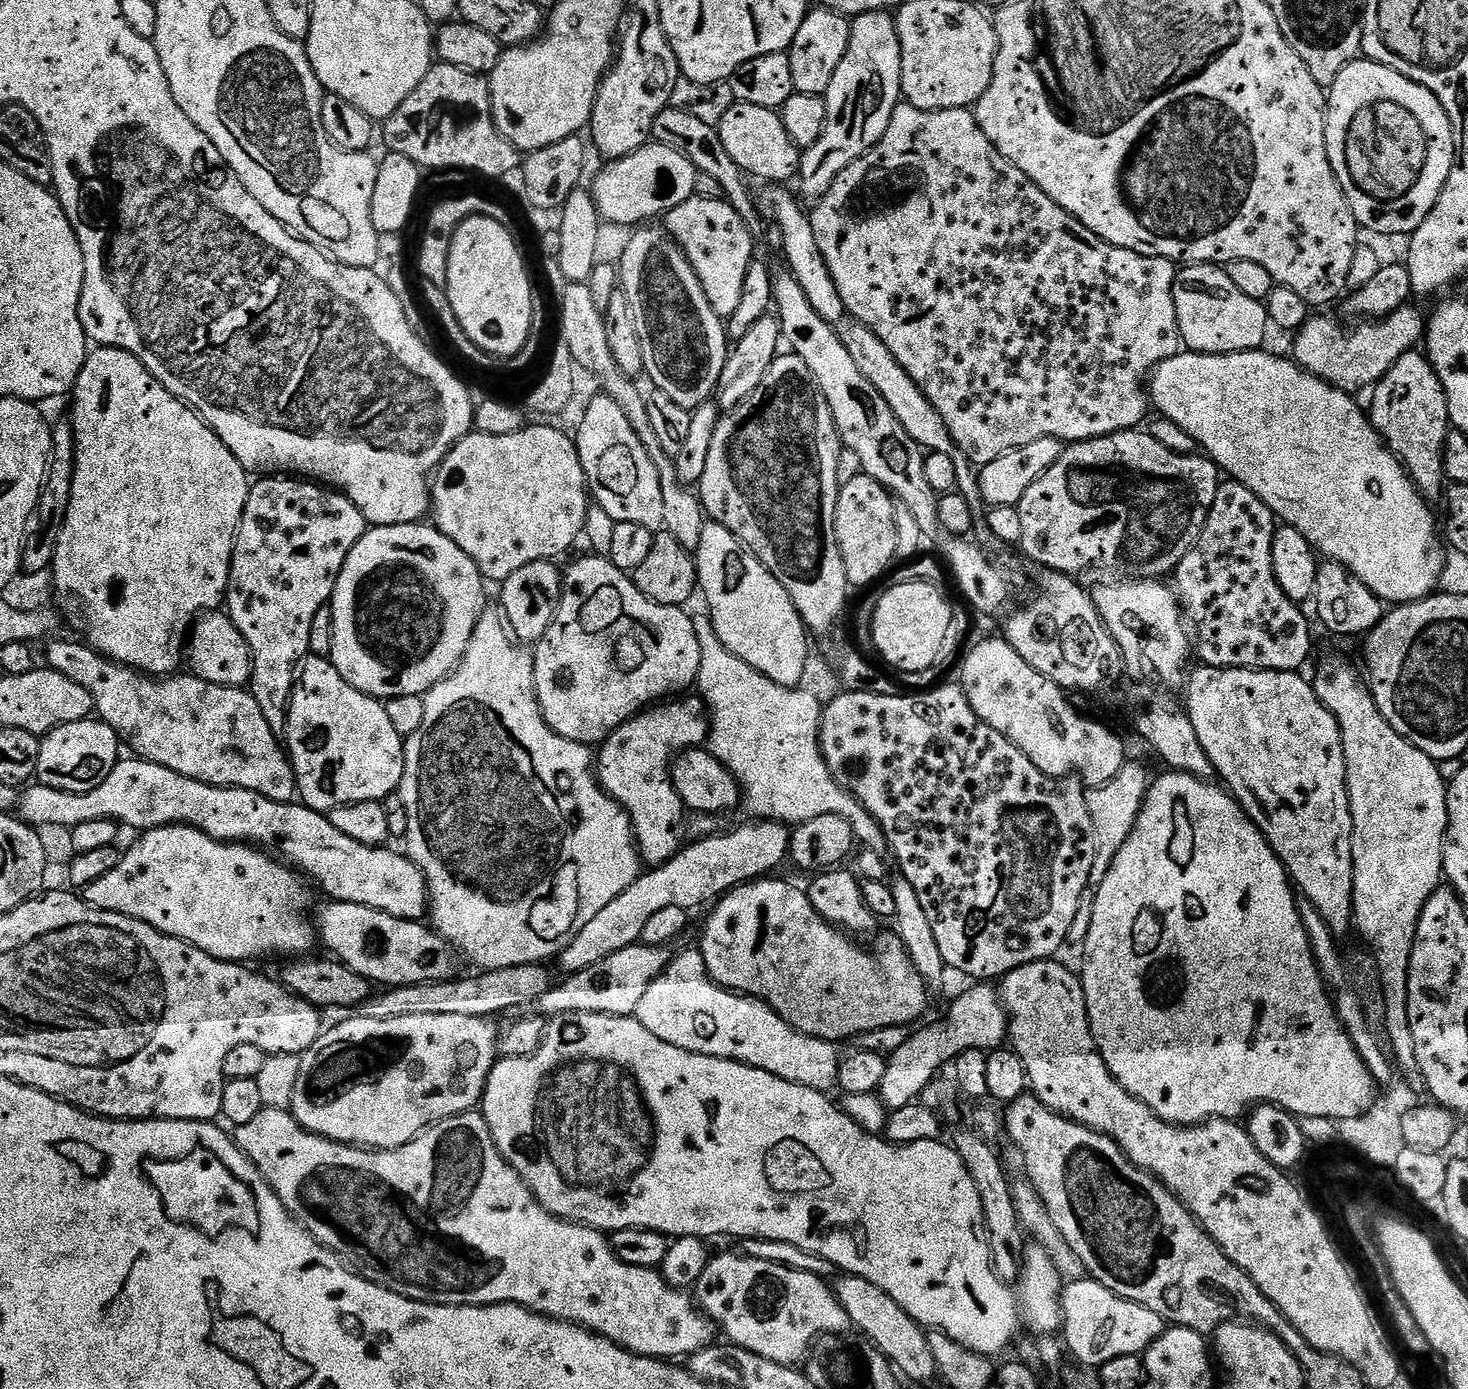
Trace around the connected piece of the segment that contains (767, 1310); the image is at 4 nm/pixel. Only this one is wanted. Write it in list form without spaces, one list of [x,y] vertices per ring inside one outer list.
[[[739,1251],[736,1252],[713,1255],[706,1270],[702,1270],[702,1278],[698,1278],[694,1289],[695,1303],[716,1325],[727,1343],[736,1344],[739,1348],[750,1350],[762,1358],[770,1358],[770,1362],[800,1366],[809,1359],[810,1349],[821,1338],[849,1331],[846,1310],[842,1310],[842,1306],[836,1301],[833,1285],[825,1277],[790,1270],[786,1266],[762,1262],[758,1258],[750,1258]]]

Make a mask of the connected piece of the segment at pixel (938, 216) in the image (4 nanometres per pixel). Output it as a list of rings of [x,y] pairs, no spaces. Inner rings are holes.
[[[907,102],[897,104],[894,114],[890,118],[890,126],[886,126],[886,134],[882,134],[882,138],[878,141],[876,147],[871,148],[865,156],[858,158],[850,166],[846,166],[846,170],[842,170],[842,174],[838,174],[836,181],[830,185],[824,196],[815,201],[815,204],[816,209],[810,212],[814,238],[817,240],[820,255],[825,260],[825,266],[829,268],[830,278],[833,279],[833,284],[845,304],[846,312],[868,327],[885,344],[886,349],[901,364],[906,374],[920,388],[920,391],[924,393],[924,396],[932,404],[932,408],[939,414],[941,422],[952,436],[955,451],[964,456],[971,465],[983,466],[994,462],[1008,452],[1018,450],[1022,446],[1030,446],[1030,442],[1038,442],[1038,438],[1054,438],[1061,442],[1093,440],[1094,438],[1109,436],[1115,432],[1130,432],[1139,429],[1145,423],[1144,415],[1150,412],[1150,396],[1146,391],[1146,381],[1157,364],[1166,362],[1172,356],[1177,355],[1182,348],[1180,331],[1176,321],[1176,311],[1174,310],[1174,282],[1178,271],[1177,265],[1166,258],[1139,256],[1134,254],[1134,250],[1119,248],[1095,236],[1086,226],[1082,226],[1082,222],[1078,222],[1069,212],[1059,208],[1037,184],[1030,182],[1030,178],[1026,178],[1026,174],[1022,174],[1022,170],[1018,170],[1018,166],[1011,164],[993,146],[990,140],[982,134],[975,115],[969,109],[918,110],[914,105]]]

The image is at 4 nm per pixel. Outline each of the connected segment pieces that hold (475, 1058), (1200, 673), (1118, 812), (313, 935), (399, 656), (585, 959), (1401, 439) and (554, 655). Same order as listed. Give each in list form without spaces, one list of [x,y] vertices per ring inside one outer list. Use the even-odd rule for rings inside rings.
[[[410,1014],[406,1018],[349,1016],[352,1017],[334,1025],[329,1032],[321,1031],[314,1046],[299,1057],[290,1111],[307,1132],[373,1150],[401,1148],[431,1124],[471,1112],[483,1101],[484,1088],[498,1059],[495,1019],[465,1018],[462,1014]]]
[[[1199,666],[1200,668],[1193,667],[1187,673],[1188,676],[1188,704],[1186,700],[1186,711],[1190,722],[1194,726],[1194,734],[1198,734],[1198,742],[1202,742],[1202,750],[1206,750],[1206,758],[1210,758],[1212,763],[1212,771],[1218,777],[1221,776],[1223,787],[1227,789],[1231,795],[1236,797],[1237,804],[1244,809],[1246,815],[1251,818],[1257,826],[1260,827],[1260,833],[1268,839],[1268,844],[1274,850],[1274,854],[1282,861],[1284,868],[1288,871],[1288,875],[1295,887],[1298,889],[1299,895],[1303,897],[1307,903],[1314,906],[1314,910],[1318,910],[1318,914],[1322,918],[1322,922],[1326,922],[1326,926],[1332,931],[1333,936],[1343,938],[1349,931],[1350,933],[1354,928],[1354,917],[1352,914],[1352,899],[1354,898],[1354,866],[1352,865],[1352,815],[1350,814],[1350,802],[1348,801],[1348,779],[1346,778],[1346,758],[1344,757],[1344,747],[1342,746],[1342,738],[1340,737],[1340,727],[1334,718],[1334,714],[1330,714],[1330,710],[1326,710],[1324,703],[1317,698],[1316,689],[1311,683],[1308,684],[1303,680],[1299,671],[1292,672],[1271,672],[1266,669],[1236,669],[1236,668],[1212,668],[1207,666]]]
[[[1129,759],[1122,766],[1122,770],[1118,770],[1118,774],[1110,778],[1110,782],[1106,782],[1101,788],[1091,789],[1087,793],[1088,809],[1090,818],[1094,822],[1094,842],[1096,843],[1094,866],[1090,866],[1089,885],[1098,885],[1102,882],[1102,878],[1106,878],[1118,850],[1122,850],[1126,838],[1130,838],[1138,814],[1144,807],[1144,796],[1148,793],[1149,783],[1150,775],[1148,776],[1147,770],[1138,761]]]
[[[167,824],[161,828],[150,828],[143,833],[141,840],[136,840],[132,844],[129,852],[125,851],[121,855],[118,866],[110,870],[98,882],[88,885],[83,889],[82,899],[84,903],[92,908],[97,908],[103,912],[121,912],[124,916],[129,916],[135,920],[146,922],[154,926],[162,934],[173,936],[179,940],[184,940],[188,944],[193,944],[198,950],[210,954],[219,960],[231,960],[233,962],[252,962],[248,960],[264,960],[267,956],[288,956],[284,958],[304,958],[309,955],[312,947],[317,947],[318,933],[311,919],[304,917],[304,911],[308,908],[308,903],[312,900],[313,889],[306,883],[305,877],[297,869],[289,866],[283,859],[269,854],[256,846],[246,844],[226,844],[223,840],[215,840],[206,835],[202,830],[191,828],[188,824]]]
[[[428,522],[418,524],[395,524],[394,526],[369,527],[364,537],[356,543],[354,550],[346,558],[346,562],[340,571],[340,577],[336,583],[336,589],[332,592],[330,607],[334,618],[334,638],[332,639],[332,665],[362,694],[373,696],[375,700],[387,702],[402,695],[416,695],[423,697],[425,692],[431,690],[438,682],[442,682],[456,671],[459,664],[464,663],[473,643],[472,635],[480,624],[480,615],[484,612],[484,587],[486,581],[478,566],[467,554],[464,553],[446,534],[442,534],[439,528]]]
[[[779,821],[750,823],[752,824],[738,828],[728,834],[712,836],[692,845],[689,843],[677,852],[674,859],[645,871],[623,894],[619,895],[618,898],[614,898],[609,905],[604,906],[598,912],[597,917],[593,921],[588,922],[579,934],[571,940],[570,946],[560,953],[558,963],[560,963],[563,969],[562,972],[565,975],[580,973],[594,963],[609,957],[610,954],[617,953],[618,950],[626,949],[632,944],[639,943],[643,927],[646,926],[647,922],[650,922],[651,915],[658,914],[659,910],[678,906],[680,909],[686,909],[690,912],[702,904],[713,903],[726,892],[740,887],[743,883],[749,883],[773,873],[770,871],[783,859],[786,860],[789,855],[791,831],[787,825],[783,825]]]
[[[1423,351],[1402,354],[1371,389],[1370,419],[1386,447],[1400,459],[1421,493],[1439,493],[1444,478],[1444,443],[1450,431],[1442,382]]]
[[[589,555],[563,569],[556,617],[550,630],[546,630],[544,637],[535,645],[536,656],[531,666],[544,720],[564,738],[603,742],[614,729],[641,710],[673,694],[687,693],[691,689],[688,687],[697,683],[700,643],[692,625],[693,617],[687,616],[683,607],[667,608],[655,604],[638,590],[635,579],[629,573],[618,570],[603,555]],[[620,592],[628,592],[628,604]]]

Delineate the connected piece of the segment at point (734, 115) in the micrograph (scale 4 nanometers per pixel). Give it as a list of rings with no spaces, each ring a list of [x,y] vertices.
[[[736,102],[723,115],[718,131],[722,146],[726,146],[726,154],[730,154],[741,172],[749,177],[757,176],[760,180],[788,180],[797,175],[802,152],[786,134],[779,111]]]

